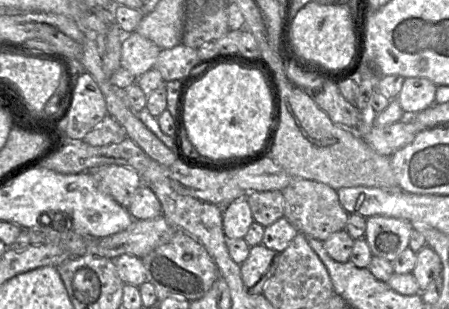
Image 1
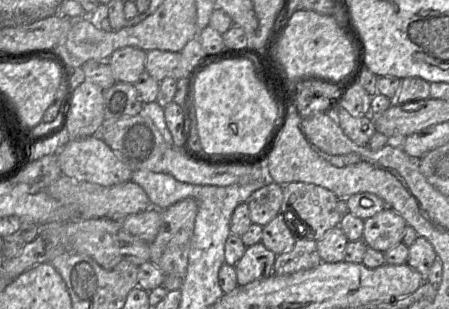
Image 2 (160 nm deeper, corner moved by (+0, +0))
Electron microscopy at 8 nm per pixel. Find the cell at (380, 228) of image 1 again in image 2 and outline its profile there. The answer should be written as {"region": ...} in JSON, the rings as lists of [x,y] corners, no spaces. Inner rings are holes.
{"region":[[[386,207],[364,220],[362,240],[367,247],[384,253],[402,242],[406,226],[401,215]]]}

